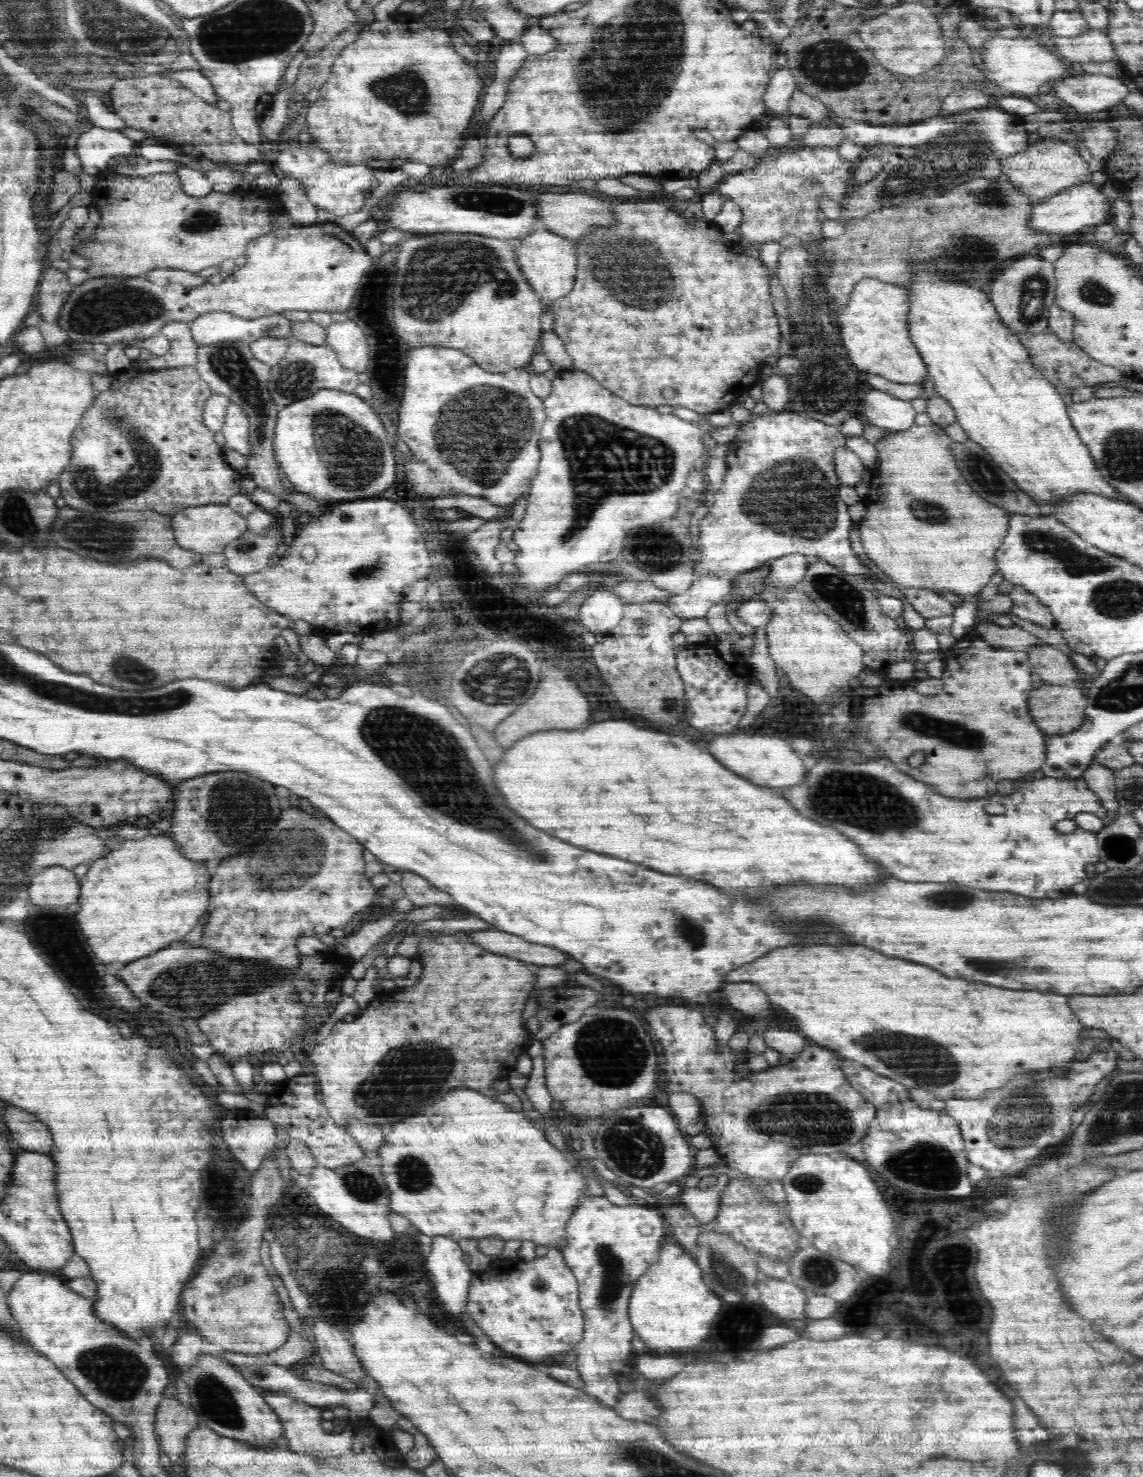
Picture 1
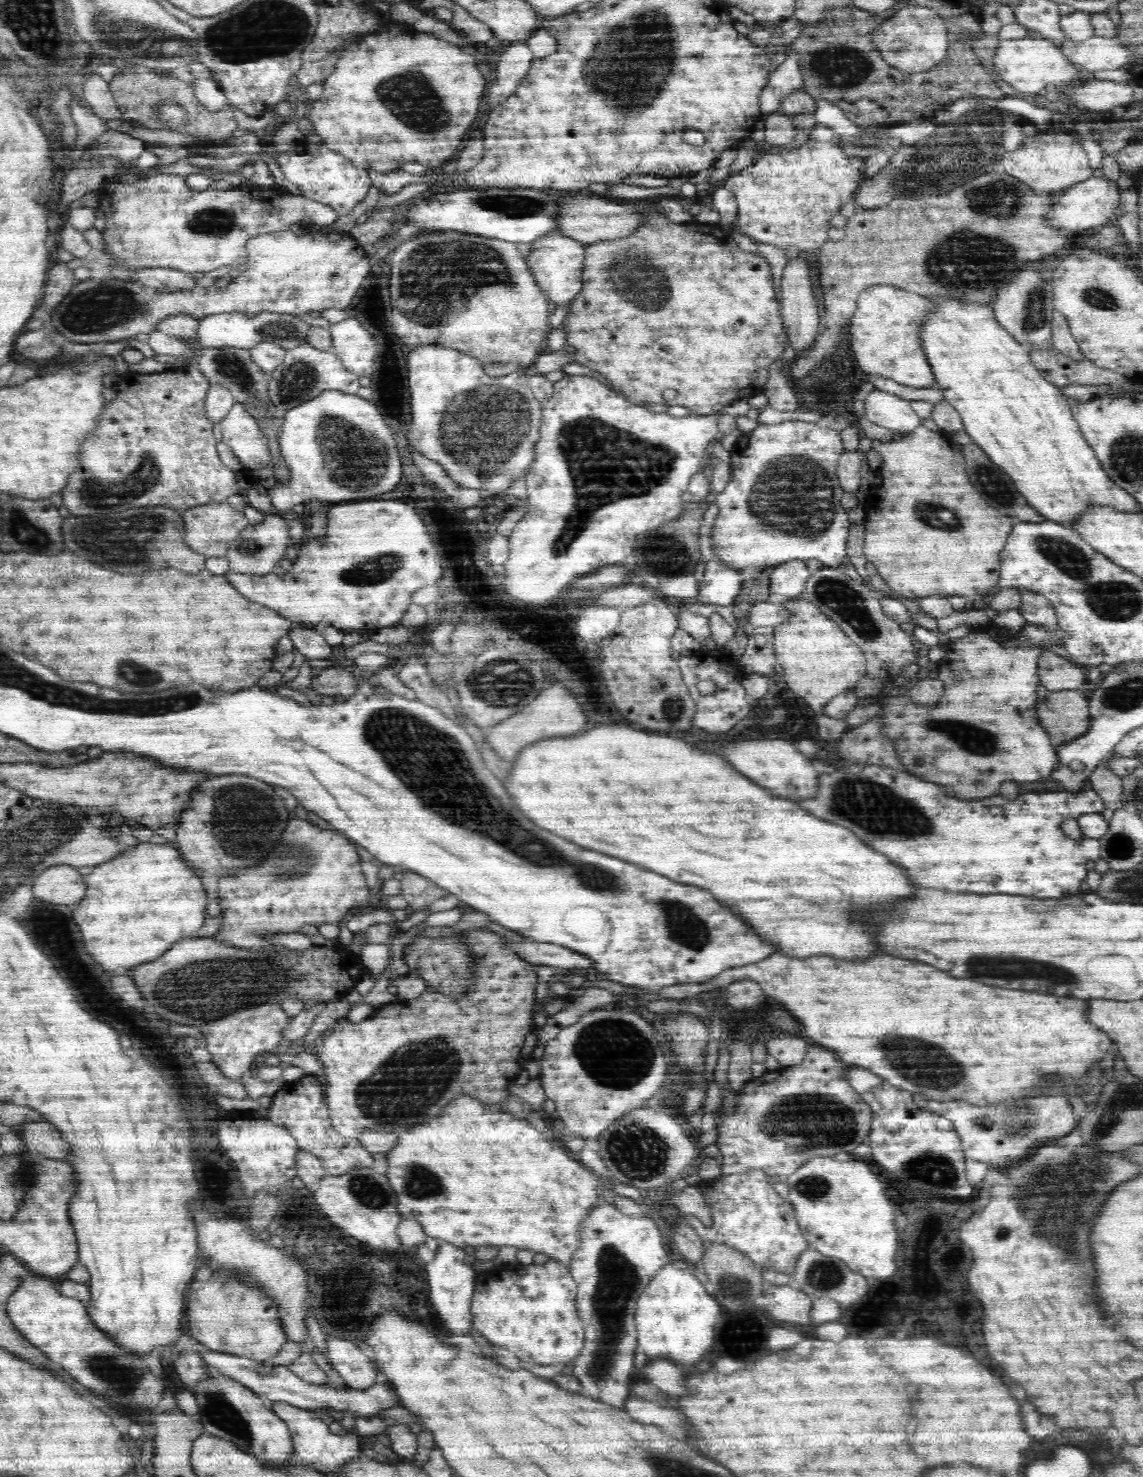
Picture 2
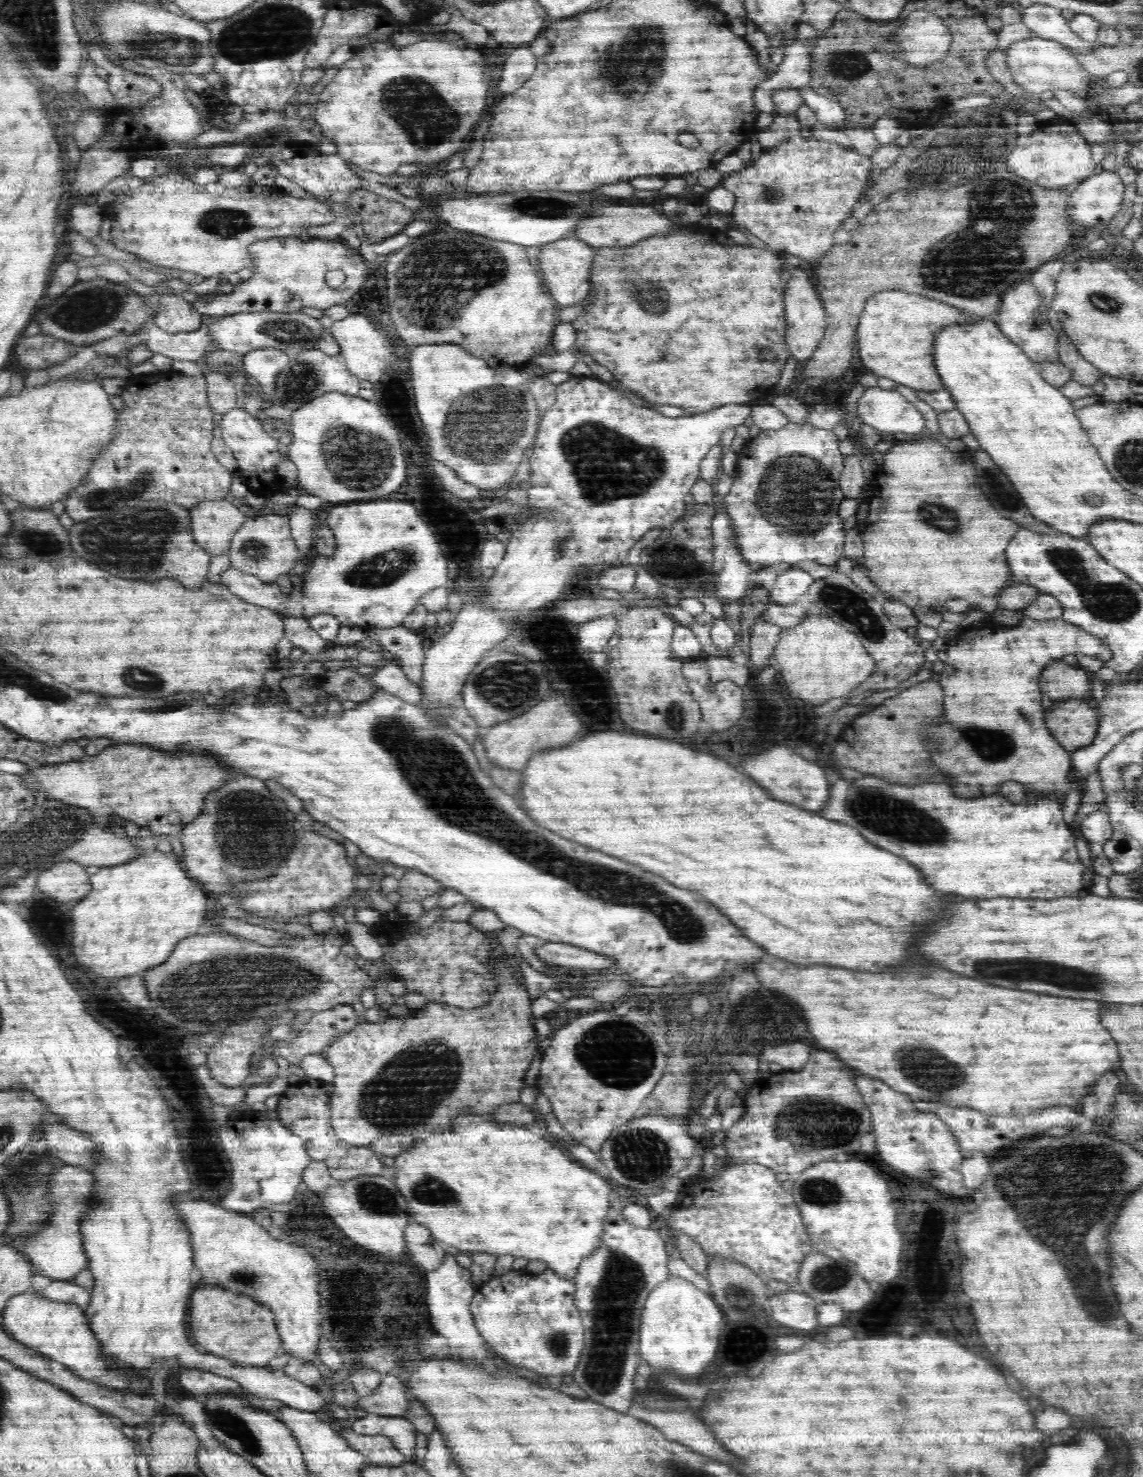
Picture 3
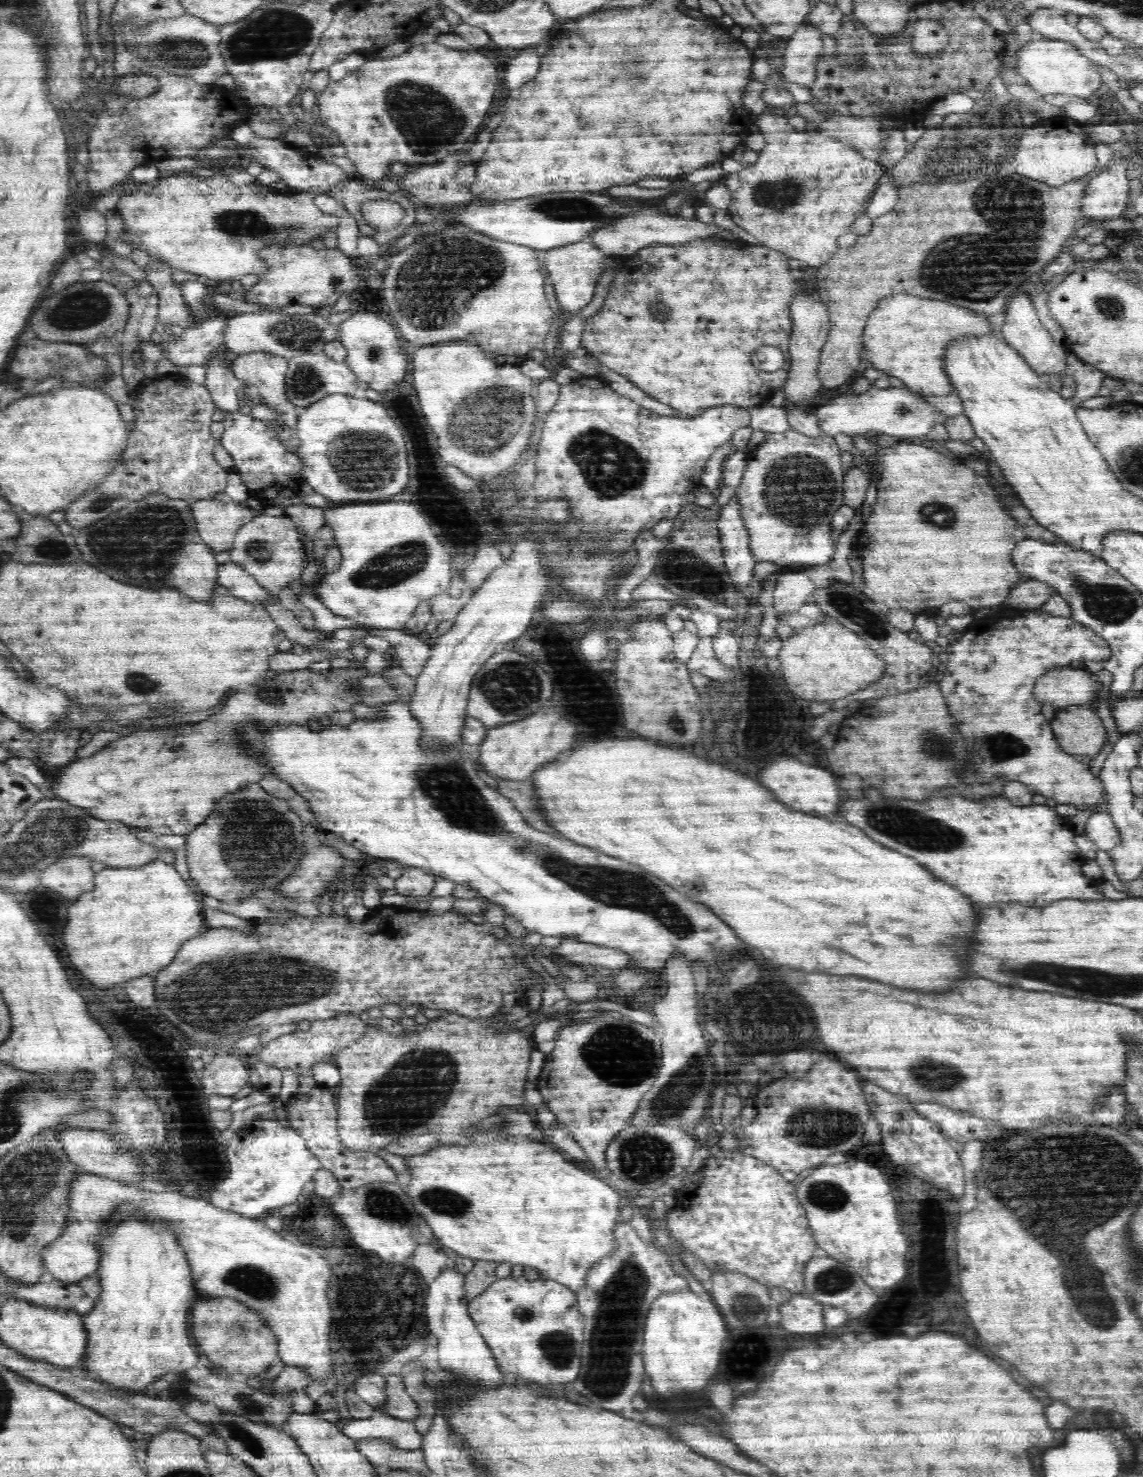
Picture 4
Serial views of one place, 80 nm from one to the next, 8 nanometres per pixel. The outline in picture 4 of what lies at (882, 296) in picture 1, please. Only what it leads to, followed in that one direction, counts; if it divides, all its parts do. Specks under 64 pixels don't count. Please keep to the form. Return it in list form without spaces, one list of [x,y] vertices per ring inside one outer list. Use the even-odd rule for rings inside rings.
[[[904,294],[884,296],[868,315],[863,328],[863,353],[872,368],[902,380],[915,393],[923,396],[954,394],[950,380],[942,374],[942,342],[954,338],[954,334],[982,334],[982,330],[994,330],[988,318],[964,308]]]

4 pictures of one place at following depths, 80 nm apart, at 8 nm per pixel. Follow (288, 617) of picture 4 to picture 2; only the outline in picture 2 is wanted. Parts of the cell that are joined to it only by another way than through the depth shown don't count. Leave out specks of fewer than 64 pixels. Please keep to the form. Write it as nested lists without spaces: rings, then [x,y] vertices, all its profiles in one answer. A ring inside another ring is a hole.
[[[293,623],[287,636],[307,660],[329,659],[332,656],[332,646],[320,635],[320,632],[305,628],[302,623]]]

